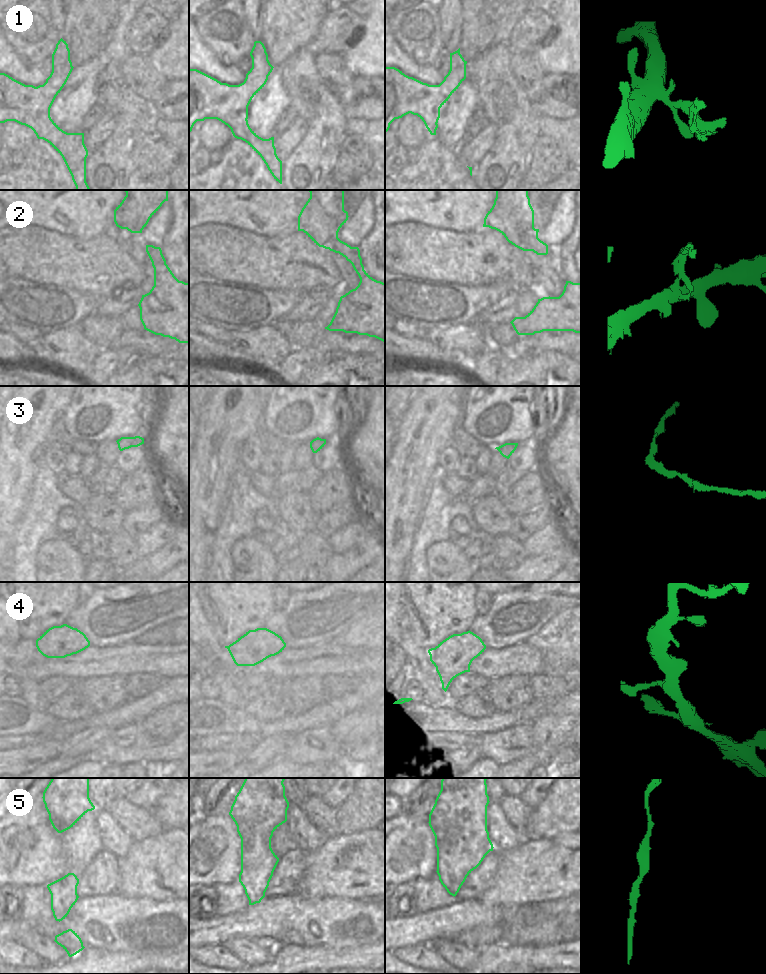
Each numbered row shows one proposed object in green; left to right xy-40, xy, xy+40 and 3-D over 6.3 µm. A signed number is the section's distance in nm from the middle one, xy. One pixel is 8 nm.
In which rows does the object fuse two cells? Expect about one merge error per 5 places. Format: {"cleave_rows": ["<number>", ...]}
{"cleave_rows": ["1"]}

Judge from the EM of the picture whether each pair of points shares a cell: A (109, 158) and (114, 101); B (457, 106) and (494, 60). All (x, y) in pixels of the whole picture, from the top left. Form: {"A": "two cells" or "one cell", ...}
{"A": "one cell", "B": "two cells"}

